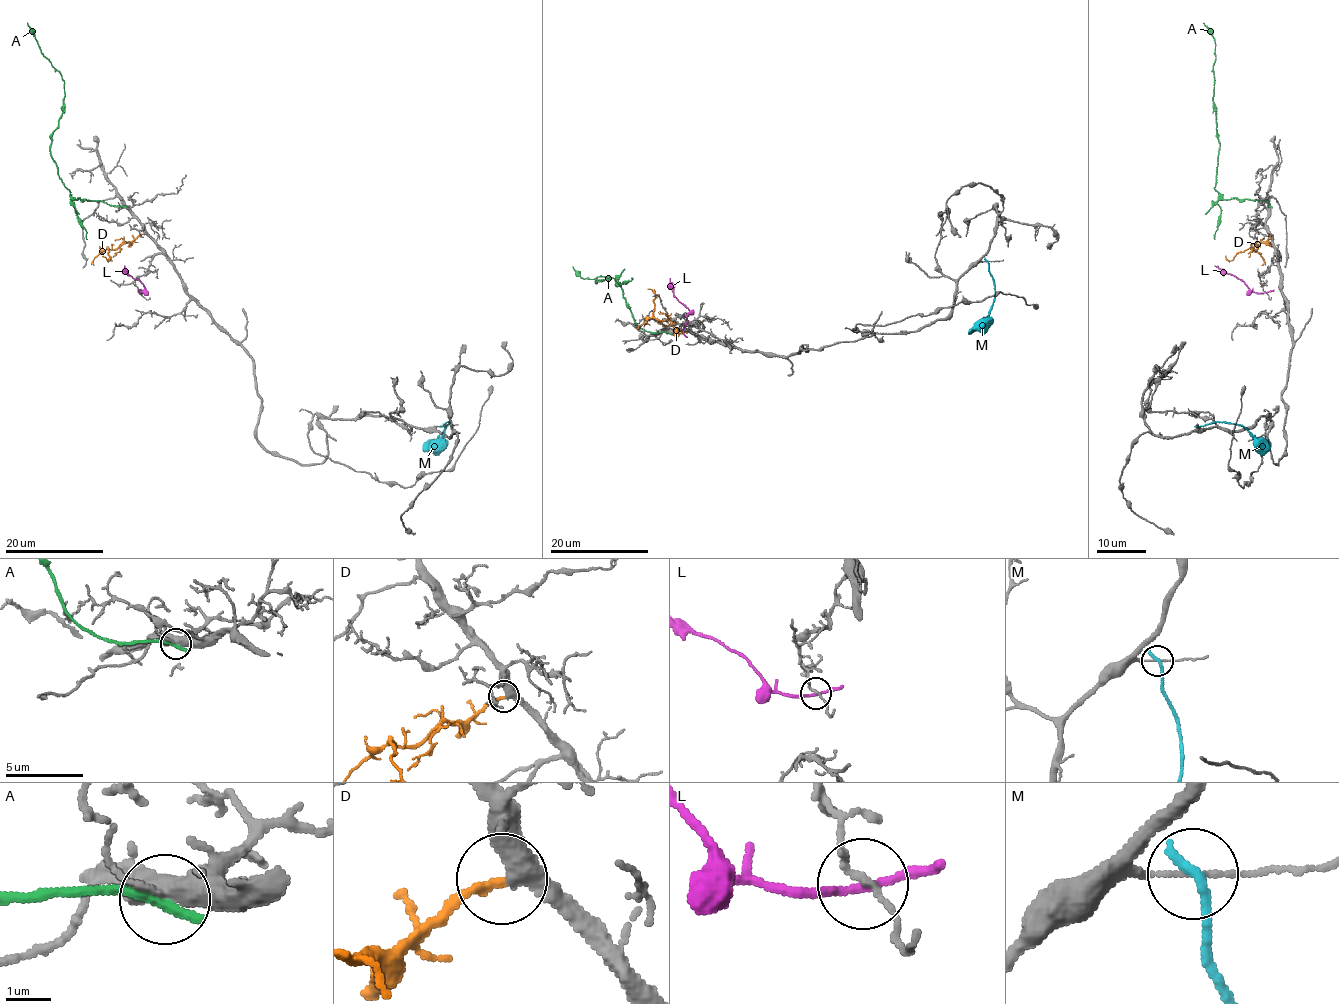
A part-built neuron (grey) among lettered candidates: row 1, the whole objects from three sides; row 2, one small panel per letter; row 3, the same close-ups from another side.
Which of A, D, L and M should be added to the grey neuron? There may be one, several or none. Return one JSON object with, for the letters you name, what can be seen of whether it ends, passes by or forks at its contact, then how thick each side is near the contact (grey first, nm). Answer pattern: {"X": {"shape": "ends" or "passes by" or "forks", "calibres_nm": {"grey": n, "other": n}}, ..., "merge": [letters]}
{"D": {"shape": "ends", "calibres_nm": {"grey": 460, "other": 180}}, "merge": ["D"]}

